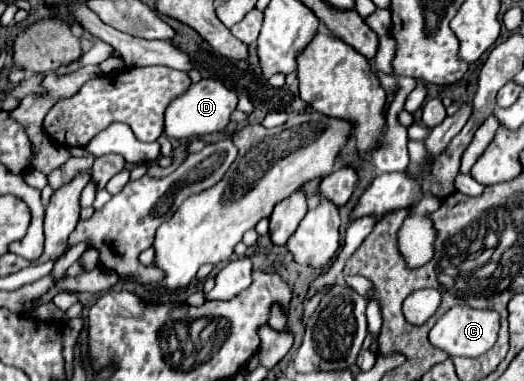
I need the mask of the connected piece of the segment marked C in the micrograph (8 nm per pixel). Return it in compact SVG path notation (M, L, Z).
M455 306L449 312L445 312L441 316L441 320L431 328L429 332L429 340L433 346L441 348L443 352L449 354L449 358L453 360L455 356L481 356L483 352L487 352L495 340L497 340L497 332L499 332L499 316L493 310L477 310L471 306Z

